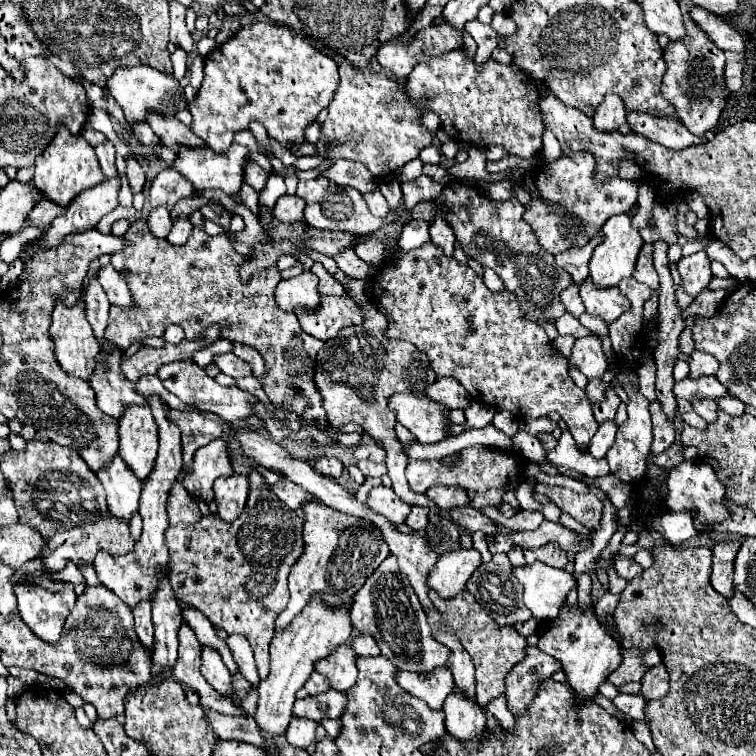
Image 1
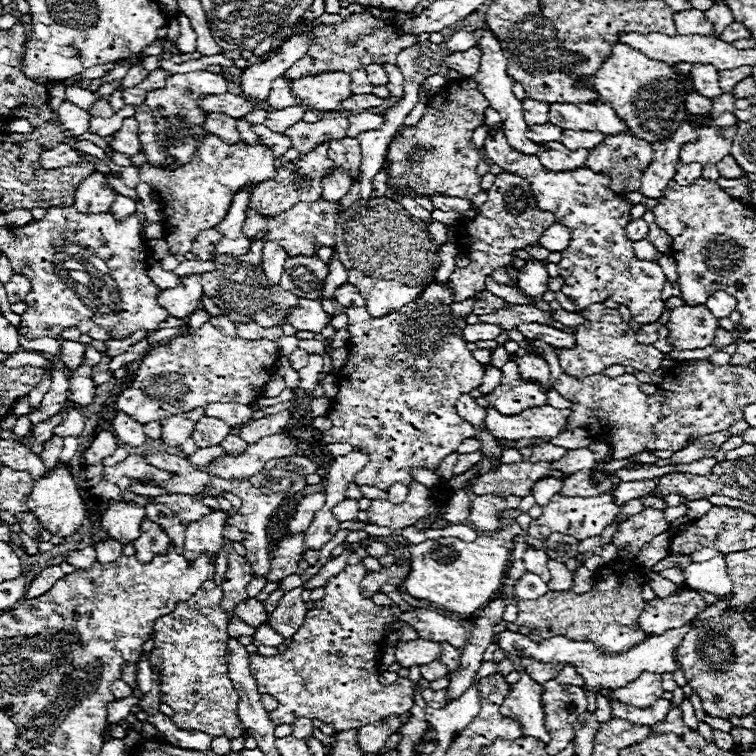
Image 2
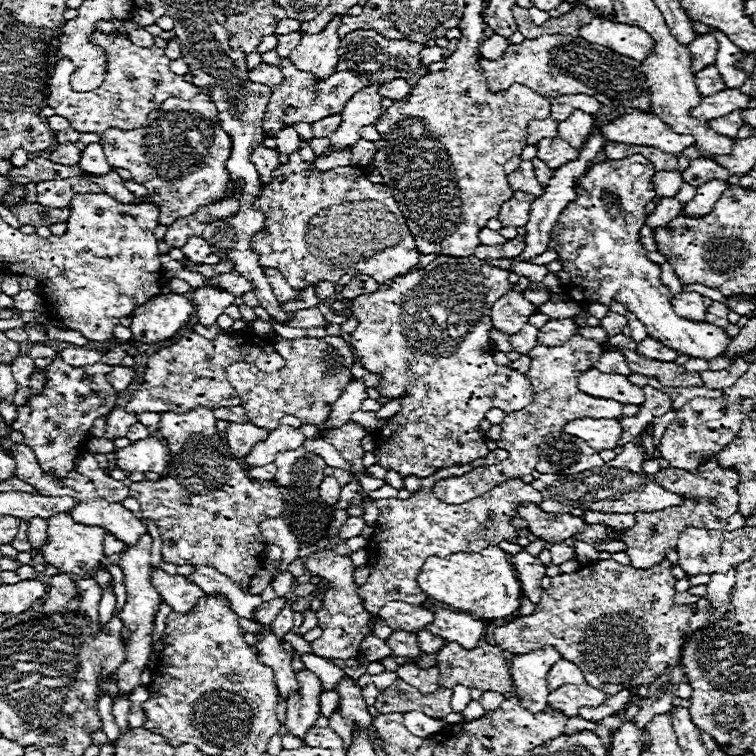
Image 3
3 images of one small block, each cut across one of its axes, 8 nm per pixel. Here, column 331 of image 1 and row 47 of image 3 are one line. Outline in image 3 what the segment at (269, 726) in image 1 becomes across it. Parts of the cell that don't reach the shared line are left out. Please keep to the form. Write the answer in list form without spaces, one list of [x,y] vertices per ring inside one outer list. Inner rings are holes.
[[[594,18],[590,24],[580,28],[580,36],[592,44],[606,46],[628,58],[644,60],[654,50],[654,40],[640,28]]]

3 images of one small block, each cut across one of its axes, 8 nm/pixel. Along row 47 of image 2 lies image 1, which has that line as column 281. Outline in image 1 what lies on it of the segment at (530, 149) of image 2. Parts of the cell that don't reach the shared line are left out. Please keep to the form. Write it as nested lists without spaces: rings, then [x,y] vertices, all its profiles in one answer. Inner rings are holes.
[[[282,478],[278,484],[272,486],[272,492],[292,510],[302,508],[308,502],[316,502],[318,498],[314,494],[308,494],[304,488],[296,486],[294,482],[288,482],[288,478]]]

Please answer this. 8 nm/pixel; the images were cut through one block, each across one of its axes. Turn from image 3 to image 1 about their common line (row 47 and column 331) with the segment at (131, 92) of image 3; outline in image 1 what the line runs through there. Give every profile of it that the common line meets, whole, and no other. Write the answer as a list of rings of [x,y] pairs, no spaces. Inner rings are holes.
[[[340,64],[340,86],[330,102],[330,114],[322,124],[322,138],[316,144],[320,156],[362,162],[380,180],[418,158],[418,152],[430,144],[432,136],[420,124],[420,110],[408,102],[402,82],[378,72],[358,70],[352,64]],[[326,140],[332,140],[330,154],[326,154]]]

